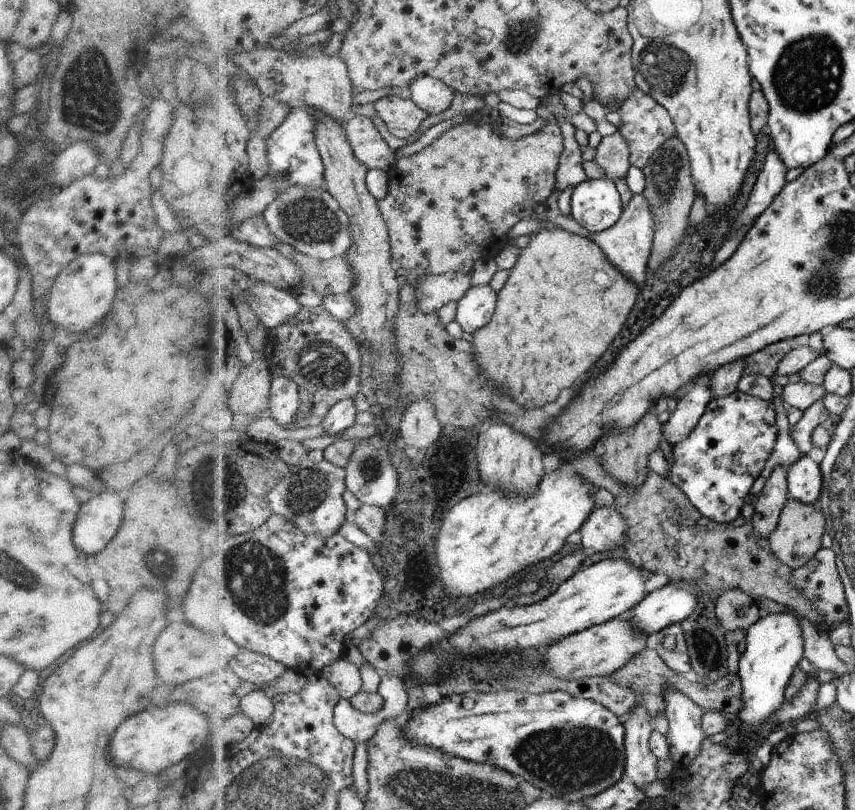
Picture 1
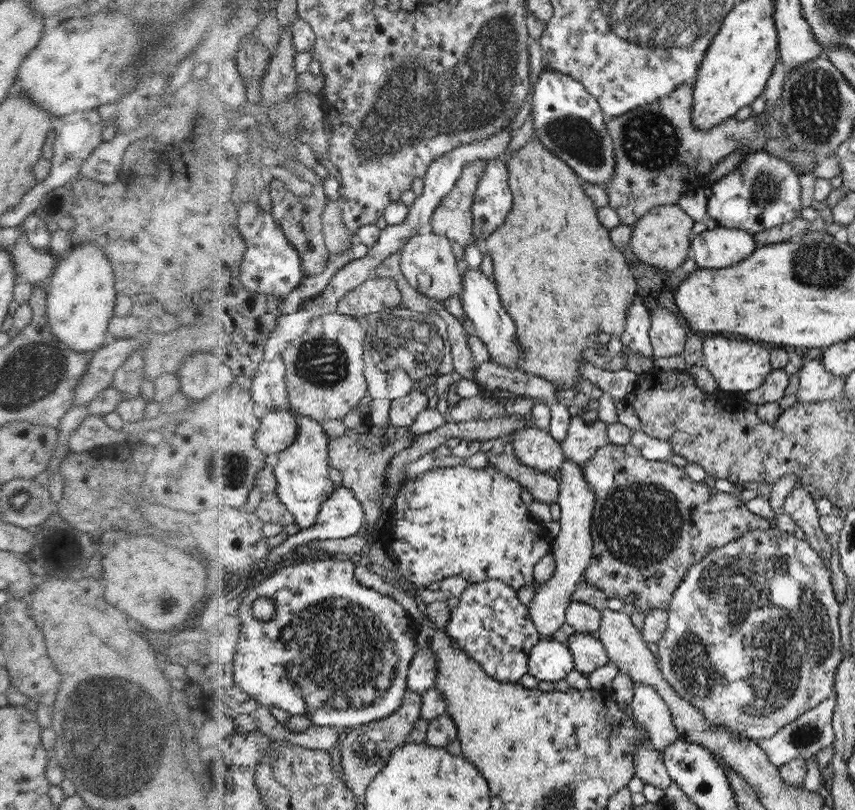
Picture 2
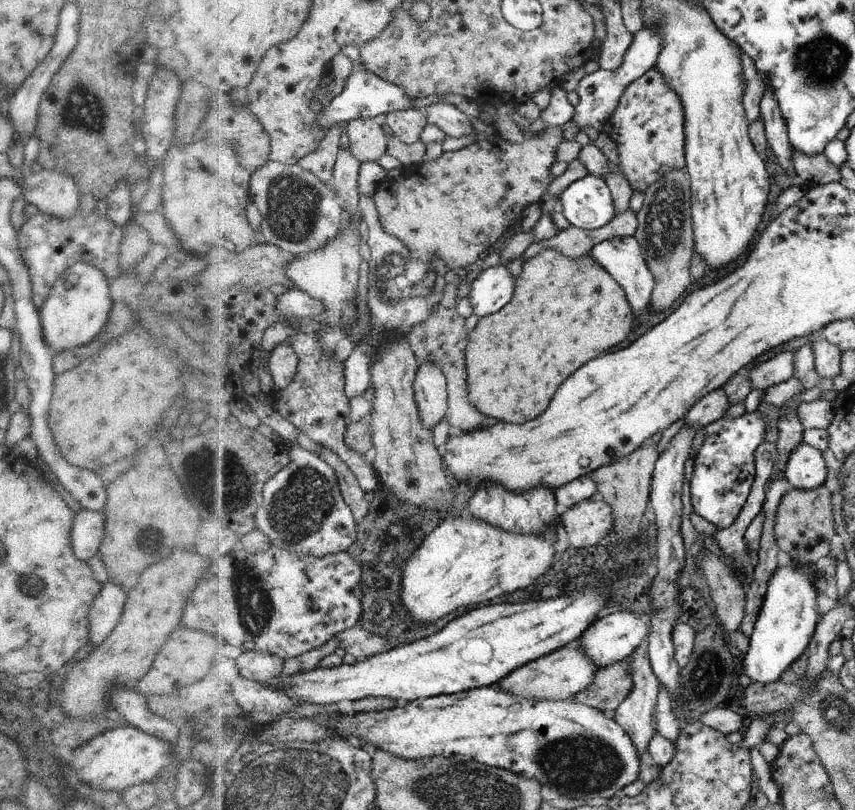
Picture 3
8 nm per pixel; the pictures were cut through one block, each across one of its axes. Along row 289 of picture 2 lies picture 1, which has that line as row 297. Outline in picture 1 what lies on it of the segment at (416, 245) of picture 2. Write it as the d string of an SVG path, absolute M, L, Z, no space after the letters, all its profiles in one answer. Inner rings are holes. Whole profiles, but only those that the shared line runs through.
M452 272L444 275L426 274L424 278L415 278L413 282L417 288L417 304L419 310L425 314L432 315L440 313L448 304L462 301L464 294L471 288L472 282L468 273Z

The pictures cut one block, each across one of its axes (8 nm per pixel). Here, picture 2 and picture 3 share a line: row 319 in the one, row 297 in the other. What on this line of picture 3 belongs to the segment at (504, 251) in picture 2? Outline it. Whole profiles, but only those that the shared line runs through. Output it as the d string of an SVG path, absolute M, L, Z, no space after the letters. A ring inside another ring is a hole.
M542 250L539 255L525 260L522 272L517 276L517 288L513 299L510 300L504 308L494 314L479 318L478 323L472 332L469 333L469 343L465 348L465 369L467 374L467 397L468 402L478 409L478 412L487 416L490 421L504 421L505 423L524 424L540 416L548 408L550 400L553 400L554 392L558 386L574 374L580 367L584 367L589 360L596 358L598 354L604 354L606 350L618 346L628 336L632 330L630 324L634 320L632 308L628 297L625 295L625 289L614 280L610 273L606 272L602 265L599 265L594 259L586 258L586 254L578 260L570 260L569 257L562 256L562 253L555 250Z

